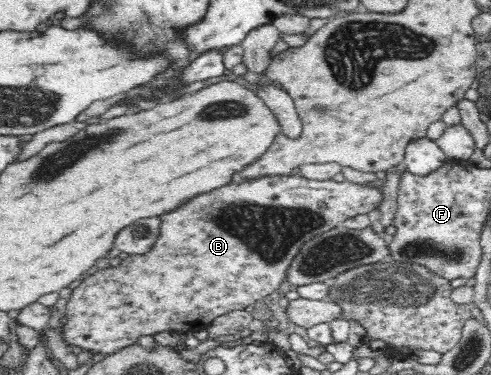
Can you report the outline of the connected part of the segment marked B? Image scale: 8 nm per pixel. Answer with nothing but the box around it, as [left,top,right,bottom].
[60,174,382,357]

